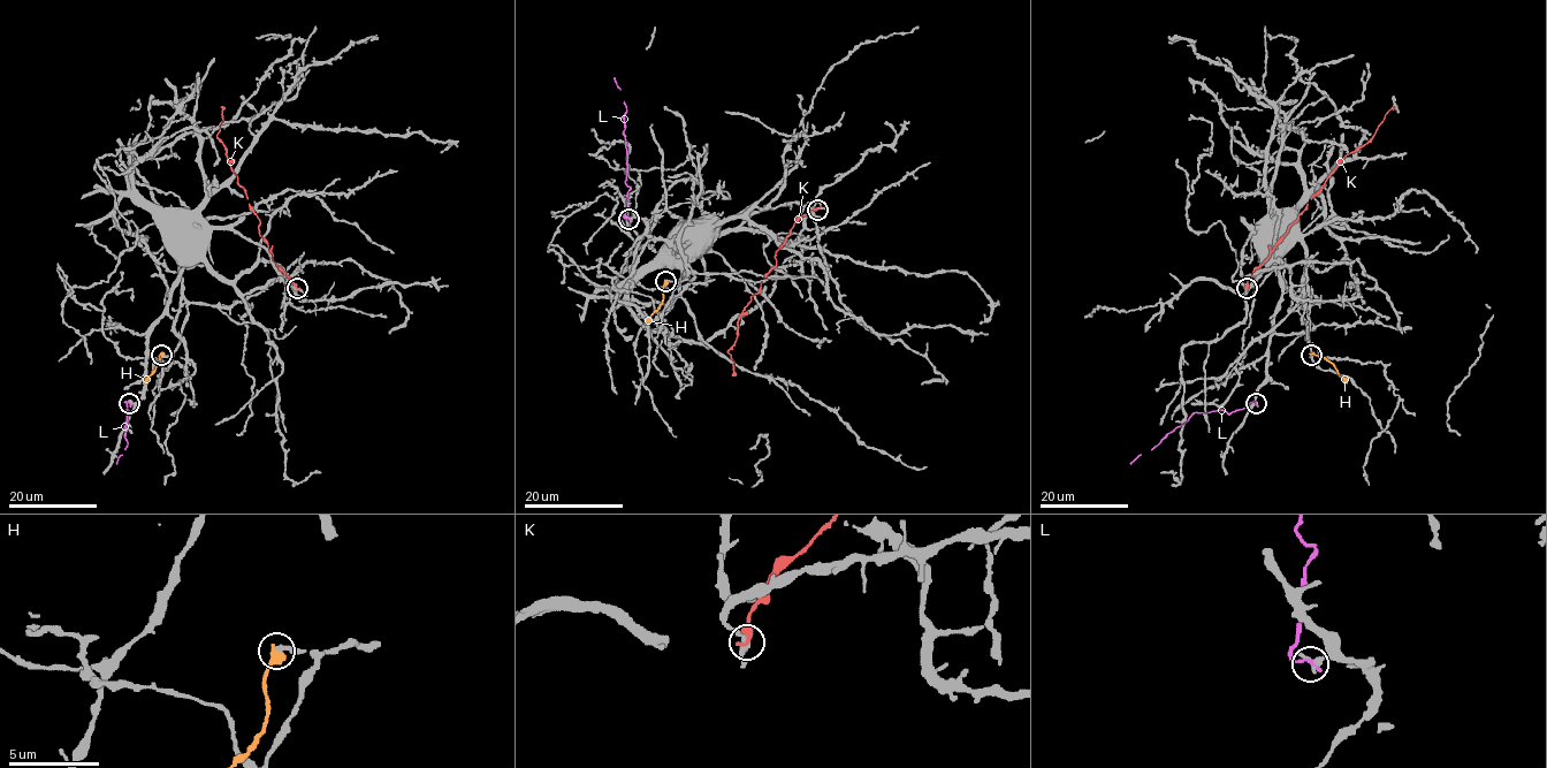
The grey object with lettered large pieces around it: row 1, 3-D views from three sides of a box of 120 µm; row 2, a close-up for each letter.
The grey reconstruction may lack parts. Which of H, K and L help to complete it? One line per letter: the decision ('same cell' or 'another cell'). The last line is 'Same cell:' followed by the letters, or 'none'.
H: another cell
K: another cell
L: another cell
Same cell: none

